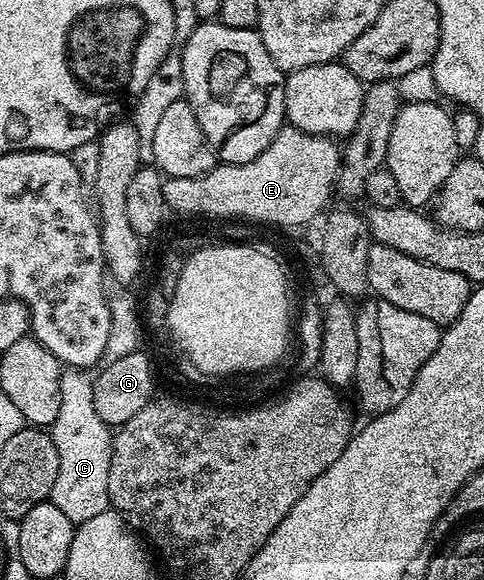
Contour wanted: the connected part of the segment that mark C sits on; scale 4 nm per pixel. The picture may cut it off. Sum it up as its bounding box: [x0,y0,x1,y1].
[49,368,112,524]

